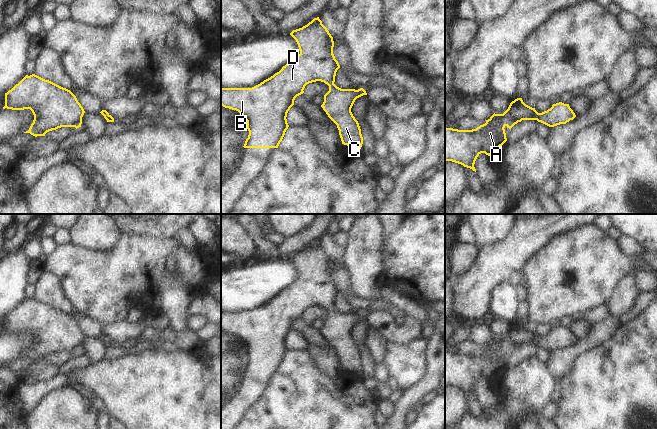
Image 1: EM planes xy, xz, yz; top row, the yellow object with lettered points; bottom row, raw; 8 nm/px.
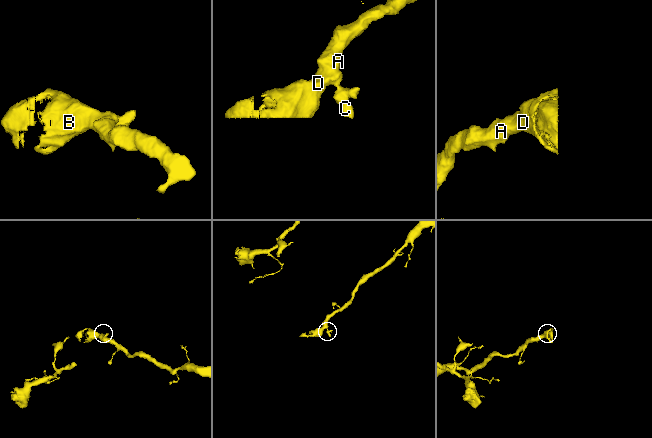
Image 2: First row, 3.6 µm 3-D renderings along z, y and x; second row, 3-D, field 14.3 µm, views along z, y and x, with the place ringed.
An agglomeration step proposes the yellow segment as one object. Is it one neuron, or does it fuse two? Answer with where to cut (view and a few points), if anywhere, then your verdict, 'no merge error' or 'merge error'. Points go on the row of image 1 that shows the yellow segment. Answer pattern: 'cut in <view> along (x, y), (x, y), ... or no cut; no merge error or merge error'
no cut; no merge error

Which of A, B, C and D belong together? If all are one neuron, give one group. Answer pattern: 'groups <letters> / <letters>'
groups A B C D

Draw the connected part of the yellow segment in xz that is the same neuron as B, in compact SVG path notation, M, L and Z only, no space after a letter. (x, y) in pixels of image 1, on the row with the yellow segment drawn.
M319 17L314 18L302 28L293 30L290 35L296 40L300 54L283 66L279 72L252 88L221 88L221 105L238 111L247 121L249 135L243 147L278 148L289 127L286 117L294 105L295 98L304 93L303 90L307 84L321 81L329 86L321 107L337 125L342 144L361 149L363 137L351 108L357 98L367 93L363 88L341 89L334 84L340 65L333 54L333 37Z

